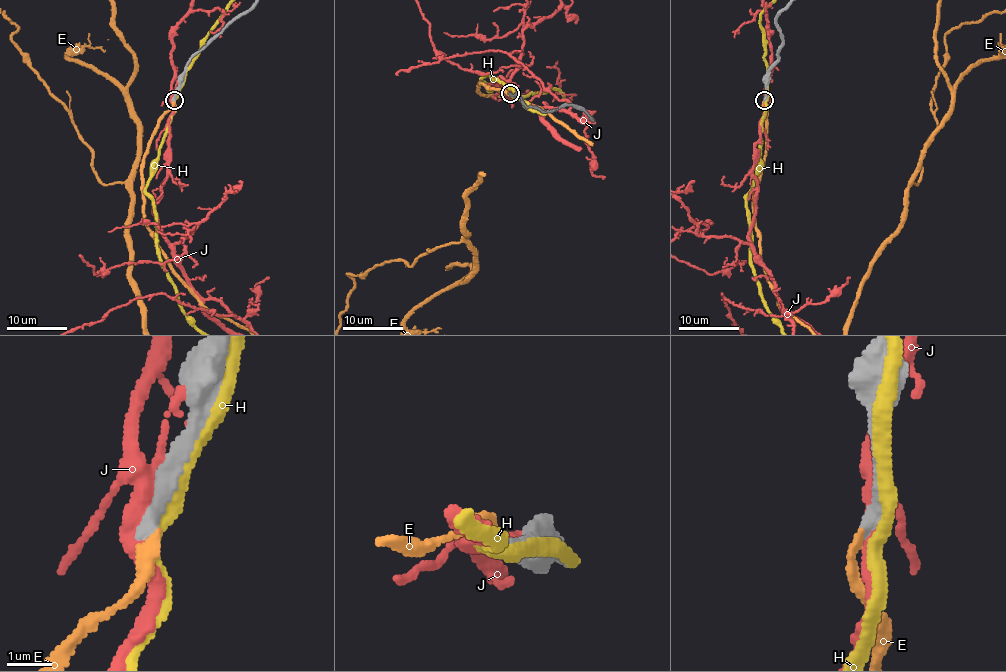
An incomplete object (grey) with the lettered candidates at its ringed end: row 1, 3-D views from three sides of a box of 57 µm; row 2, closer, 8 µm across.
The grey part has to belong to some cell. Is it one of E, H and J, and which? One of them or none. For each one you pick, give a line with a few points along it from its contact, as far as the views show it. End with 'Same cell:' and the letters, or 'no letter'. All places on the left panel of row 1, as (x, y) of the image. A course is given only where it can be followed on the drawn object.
Same cell: E

